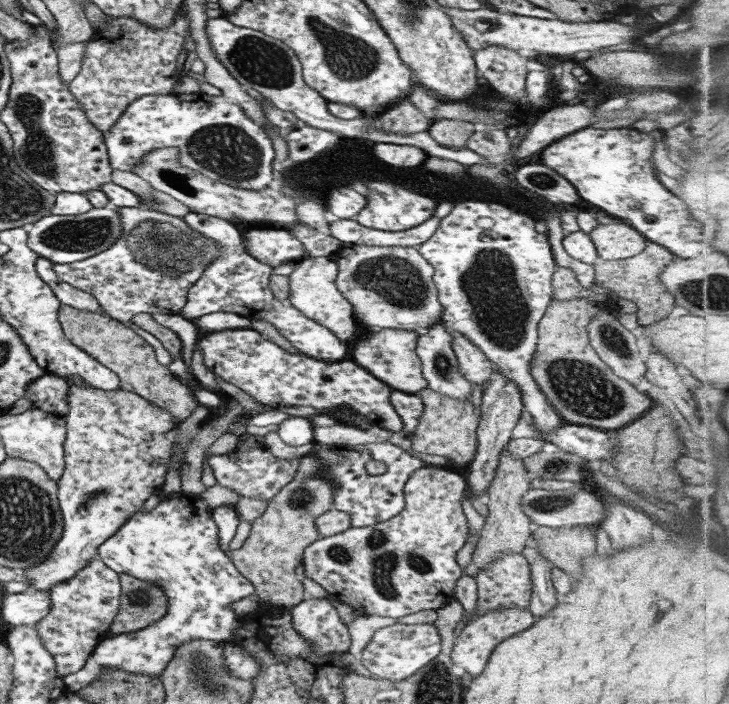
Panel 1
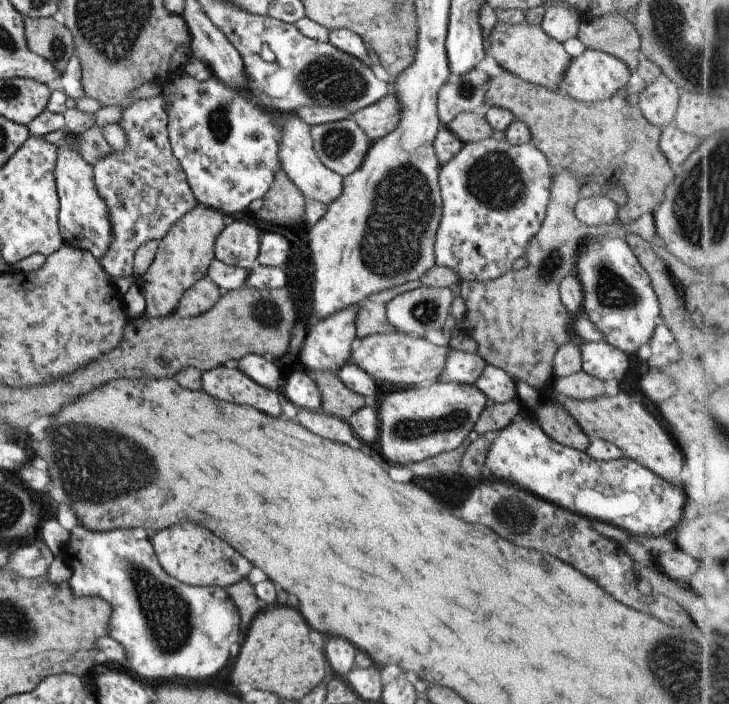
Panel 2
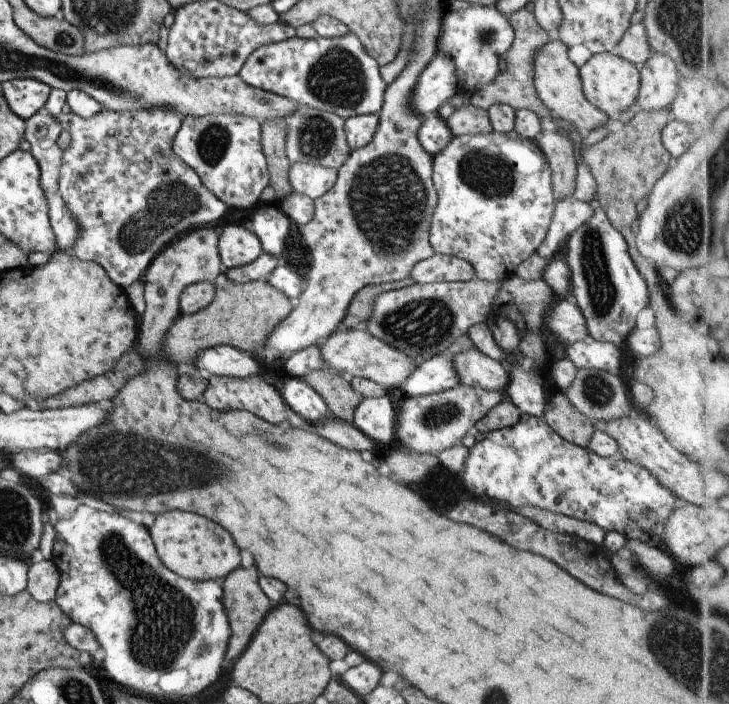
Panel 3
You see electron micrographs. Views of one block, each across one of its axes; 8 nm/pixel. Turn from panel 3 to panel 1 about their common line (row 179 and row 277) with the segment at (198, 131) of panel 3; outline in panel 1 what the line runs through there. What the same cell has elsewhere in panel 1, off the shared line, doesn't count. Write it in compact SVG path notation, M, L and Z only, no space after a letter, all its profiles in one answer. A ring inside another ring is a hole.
M196 212L186 214L183 220L190 228L194 228L194 232L214 240L220 248L220 253L218 257L212 259L212 263L206 265L206 271L202 272L200 279L190 286L186 305L178 312L182 318L191 321L212 312L234 312L252 320L262 319L272 324L278 330L278 334L284 336L303 355L323 361L343 360L348 354L348 342L338 339L330 329L306 317L290 302L285 303L274 297L269 286L270 276L273 276L272 268L258 262L246 252L241 235L242 229L267 226L267 222L244 221L240 218L224 220Z

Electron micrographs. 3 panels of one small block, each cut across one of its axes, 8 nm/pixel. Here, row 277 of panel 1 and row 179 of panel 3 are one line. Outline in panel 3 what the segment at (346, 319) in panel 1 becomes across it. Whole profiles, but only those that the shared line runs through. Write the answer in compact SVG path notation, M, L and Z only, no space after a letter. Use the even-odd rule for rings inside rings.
M293 165L290 167L289 184L294 192L312 200L322 197L337 180L337 170L317 165Z

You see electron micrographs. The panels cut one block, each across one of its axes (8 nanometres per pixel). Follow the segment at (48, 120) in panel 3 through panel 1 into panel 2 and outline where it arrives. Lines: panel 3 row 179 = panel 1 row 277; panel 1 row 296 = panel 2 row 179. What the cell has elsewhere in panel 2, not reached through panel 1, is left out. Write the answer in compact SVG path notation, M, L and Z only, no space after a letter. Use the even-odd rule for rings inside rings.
M67 132L57 146L59 149L55 179L60 205L59 229L63 240L69 246L90 251L94 258L100 260L108 252L113 241L113 224L109 217L109 206L96 188L93 168L82 159L80 154L71 149L71 140L72 136Z

